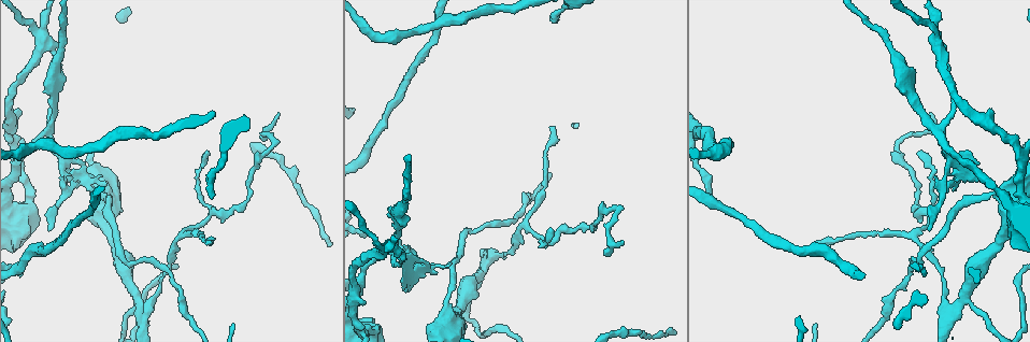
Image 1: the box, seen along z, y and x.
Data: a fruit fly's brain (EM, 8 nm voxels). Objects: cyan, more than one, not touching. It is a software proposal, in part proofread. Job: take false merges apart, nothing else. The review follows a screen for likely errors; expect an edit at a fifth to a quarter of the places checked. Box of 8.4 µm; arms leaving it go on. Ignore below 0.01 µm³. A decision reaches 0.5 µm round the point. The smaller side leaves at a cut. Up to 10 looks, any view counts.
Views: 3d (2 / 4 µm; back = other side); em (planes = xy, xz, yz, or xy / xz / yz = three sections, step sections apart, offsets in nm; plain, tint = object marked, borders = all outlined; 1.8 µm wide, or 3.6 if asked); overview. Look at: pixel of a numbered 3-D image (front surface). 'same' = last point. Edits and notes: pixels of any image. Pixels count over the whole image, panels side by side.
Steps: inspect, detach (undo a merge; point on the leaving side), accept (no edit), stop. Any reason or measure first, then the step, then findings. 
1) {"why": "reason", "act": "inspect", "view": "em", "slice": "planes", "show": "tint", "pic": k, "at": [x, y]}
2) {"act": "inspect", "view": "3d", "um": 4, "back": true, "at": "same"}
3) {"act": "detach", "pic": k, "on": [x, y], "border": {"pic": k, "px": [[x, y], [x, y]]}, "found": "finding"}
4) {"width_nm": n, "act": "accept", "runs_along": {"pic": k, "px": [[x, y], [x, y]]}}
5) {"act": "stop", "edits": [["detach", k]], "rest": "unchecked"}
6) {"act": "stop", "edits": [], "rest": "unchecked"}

{"why": "abrupt turn", "act": "inspect", "view": "3d", "um": 2, "pic": 1, "at": [175, 239]}

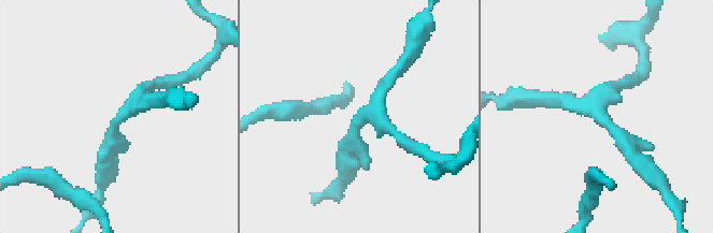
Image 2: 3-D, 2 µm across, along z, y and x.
{"arms": 3, "act": "inspect", "view": "em", "slice": "xz", "step": 8, "show": "plain", "pic": 2, "at": [366, 114]}

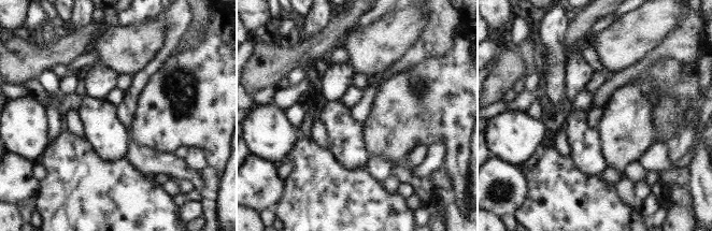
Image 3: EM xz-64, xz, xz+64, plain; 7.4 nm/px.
{"act": "inspect", "view": "em", "slice": "xz", "step": 8, "show": "borders", "at": "same"}

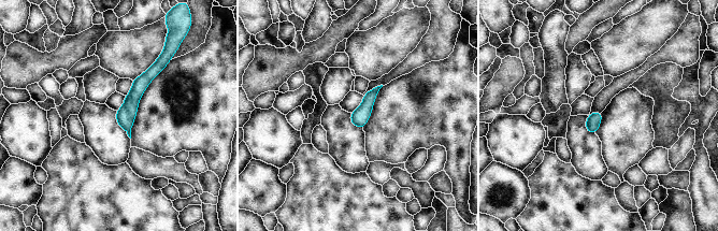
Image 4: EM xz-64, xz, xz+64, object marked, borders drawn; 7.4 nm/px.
{"act": "accept", "runs_along": {"pic": 4, "px": [[156, 67], [131, 100], [128, 129]]}, "found": "continuous, no second cell"}

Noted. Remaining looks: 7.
{"why": "narrows sharply", "act": "inspect", "view": "3d", "um": 4, "pic": 1, "at": [144, 311]}

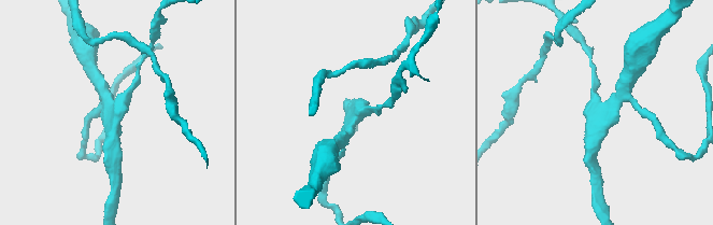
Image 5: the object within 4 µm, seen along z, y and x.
{"arms": 4, "why": "now the EM", "act": "inspect", "view": "em", "slice": "yz", "step": 16, "show": "tint", "pic": 5, "at": [354, 123]}

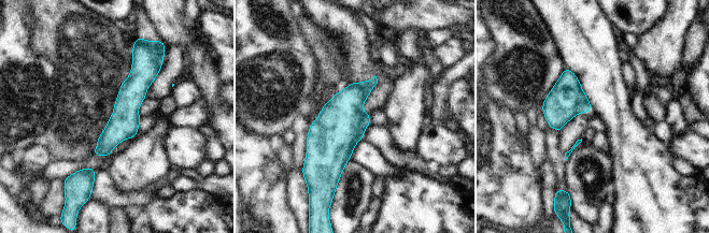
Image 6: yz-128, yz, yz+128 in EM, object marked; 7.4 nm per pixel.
{"act": "inspect", "view": "em", "slice": "planes", "show": "tint", "at": "same"}

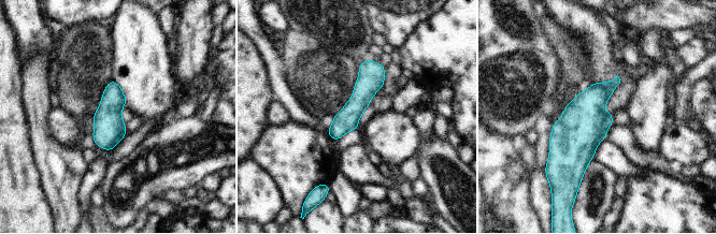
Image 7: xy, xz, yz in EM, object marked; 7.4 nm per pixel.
{"act": "accept", "runs_along": {"pic": 7, "px": [[370, 62], [370, 81], [334, 136]]}, "found": "all the same cell"}

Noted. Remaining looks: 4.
{"why": "side arm on a straight run", "act": "inspect", "view": "em", "slice": "xz", "step": 4, "show": "tint", "pic": 1, "at": [940, 134]}

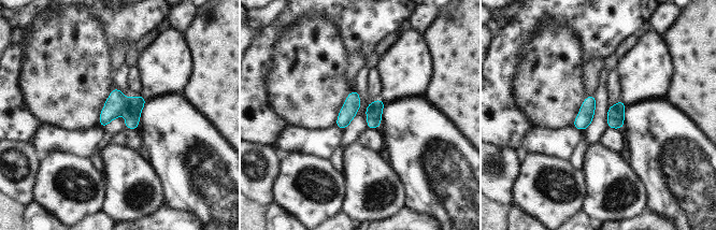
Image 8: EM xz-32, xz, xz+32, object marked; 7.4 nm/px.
{"why": "cut it another way", "act": "inspect", "view": "em", "slice": "planes", "show": "tint", "at": "same"}

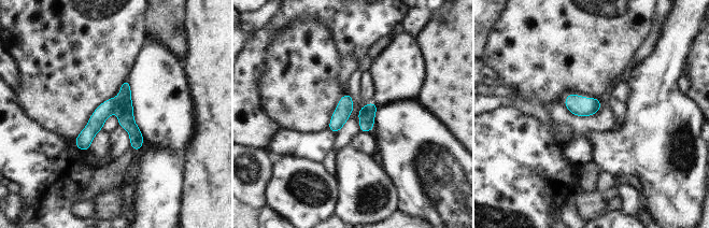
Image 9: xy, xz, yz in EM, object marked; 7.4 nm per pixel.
{"act": "detach", "pic": 9, "on": [125, 112], "part_leaving": {"pic": 9, "px": [[126, 84], [125, 118], [137, 146]]}, "found": "two cells meet here"}

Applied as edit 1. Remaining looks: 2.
{"act": "stop", "edits": [["detach", 9]], "rest": "unchecked"}

